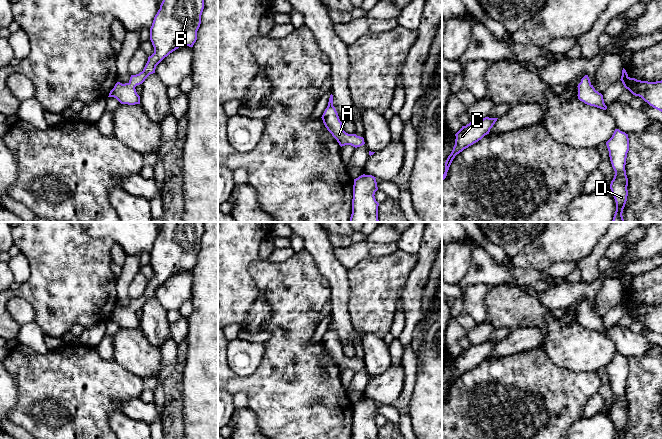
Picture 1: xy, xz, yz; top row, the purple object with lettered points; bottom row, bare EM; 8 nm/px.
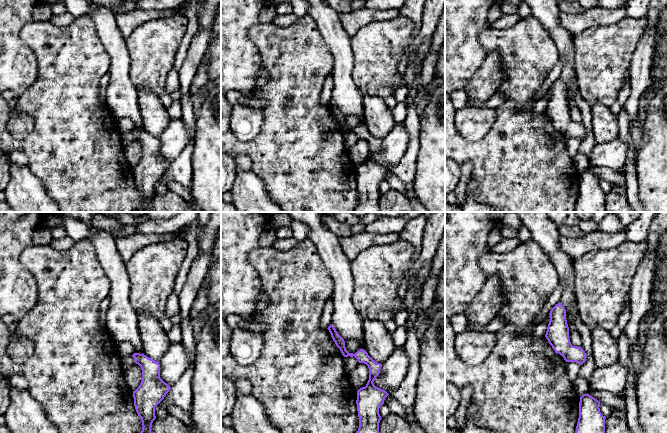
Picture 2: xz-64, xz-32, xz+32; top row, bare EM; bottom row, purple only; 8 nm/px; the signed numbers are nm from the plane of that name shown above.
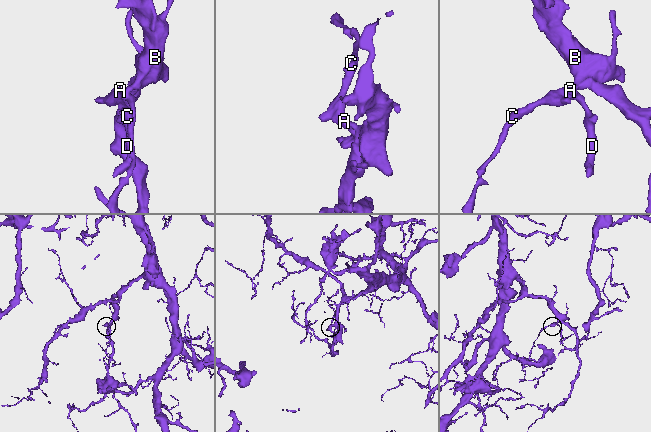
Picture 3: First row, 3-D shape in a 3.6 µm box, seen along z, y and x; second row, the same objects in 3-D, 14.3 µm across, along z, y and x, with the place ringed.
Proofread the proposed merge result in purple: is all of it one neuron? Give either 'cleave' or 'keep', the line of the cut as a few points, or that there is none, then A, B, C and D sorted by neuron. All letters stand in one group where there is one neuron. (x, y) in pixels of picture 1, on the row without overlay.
keep; cut none; groups A B C D

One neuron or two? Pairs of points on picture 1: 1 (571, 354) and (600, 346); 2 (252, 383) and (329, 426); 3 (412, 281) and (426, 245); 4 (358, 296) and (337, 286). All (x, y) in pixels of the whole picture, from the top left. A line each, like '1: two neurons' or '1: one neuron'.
1: one neuron
2: one neuron
3: one neuron
4: two neurons

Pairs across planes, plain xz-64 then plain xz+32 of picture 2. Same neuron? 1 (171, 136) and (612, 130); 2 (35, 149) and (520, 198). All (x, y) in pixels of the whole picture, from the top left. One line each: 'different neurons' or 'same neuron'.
1: different neurons
2: same neuron

